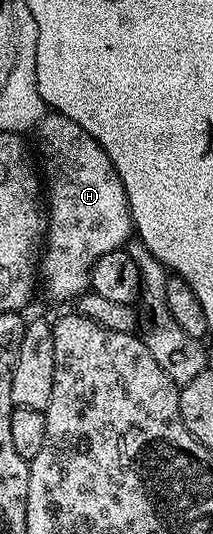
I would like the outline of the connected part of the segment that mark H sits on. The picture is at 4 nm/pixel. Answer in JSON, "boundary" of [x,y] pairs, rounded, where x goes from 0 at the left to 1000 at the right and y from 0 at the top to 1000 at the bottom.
{"boundary":[[[258,210],[211,212],[188,228],[160,240],[160,253],[169,251],[169,273],[188,279],[188,303],[197,313],[197,341],[216,350],[216,466],[202,470],[188,496],[178,500],[183,519],[197,522],[197,543],[230,551],[263,566],[319,566],[333,567],[357,562],[418,541],[432,524],[432,504],[441,494],[479,479],[498,479],[498,472],[535,472],[568,466],[587,459],[582,451],[606,444],[610,448],[629,438],[629,425],[620,419],[620,399],[601,388],[601,376],[592,375],[592,360],[573,352],[573,337],[554,330],[554,322],[535,315],[535,307],[516,307],[516,296],[488,288],[488,279],[423,255],[423,247],[380,243],[366,232],[347,232],[347,225],[329,225],[310,217]]]}

